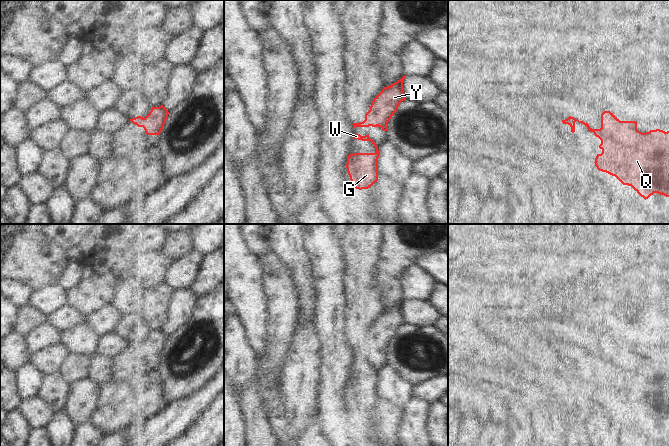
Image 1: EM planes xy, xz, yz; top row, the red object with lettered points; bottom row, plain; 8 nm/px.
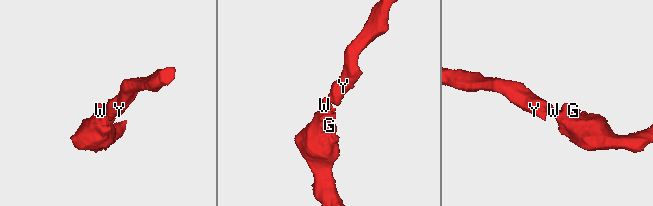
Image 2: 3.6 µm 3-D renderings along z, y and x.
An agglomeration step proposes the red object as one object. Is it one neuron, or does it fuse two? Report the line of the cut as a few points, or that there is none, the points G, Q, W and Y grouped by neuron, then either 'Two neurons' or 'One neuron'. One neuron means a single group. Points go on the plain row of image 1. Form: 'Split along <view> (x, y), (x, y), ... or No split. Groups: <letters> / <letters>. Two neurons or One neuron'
No split. Groups: G Q W Y. One neuron

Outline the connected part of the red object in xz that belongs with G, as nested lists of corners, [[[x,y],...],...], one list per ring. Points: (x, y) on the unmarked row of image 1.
[[[354,358],[353,363],[371,365],[376,372],[375,377],[353,377],[348,379],[347,382],[346,392],[352,410],[359,414],[368,413],[378,405],[378,382],[380,376],[378,370],[369,359]]]

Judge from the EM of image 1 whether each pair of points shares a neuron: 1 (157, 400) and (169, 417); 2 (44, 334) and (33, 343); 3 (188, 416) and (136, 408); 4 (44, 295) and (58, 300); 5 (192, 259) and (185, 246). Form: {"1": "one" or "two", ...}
{"1": "two", "2": "one", "3": "two", "4": "one", "5": "two"}

